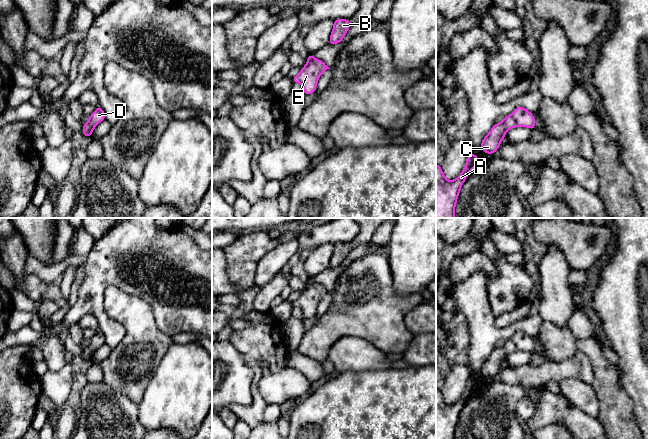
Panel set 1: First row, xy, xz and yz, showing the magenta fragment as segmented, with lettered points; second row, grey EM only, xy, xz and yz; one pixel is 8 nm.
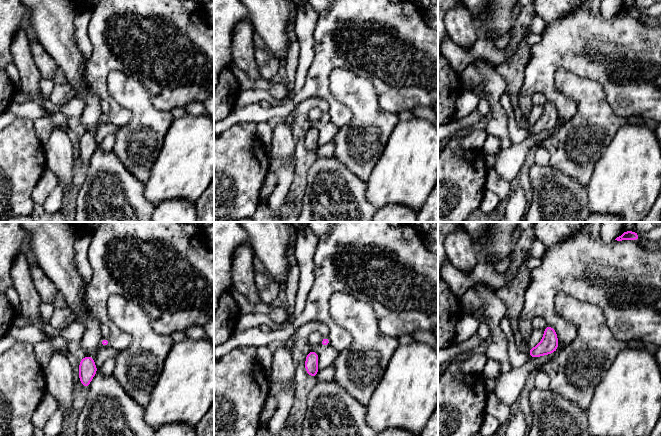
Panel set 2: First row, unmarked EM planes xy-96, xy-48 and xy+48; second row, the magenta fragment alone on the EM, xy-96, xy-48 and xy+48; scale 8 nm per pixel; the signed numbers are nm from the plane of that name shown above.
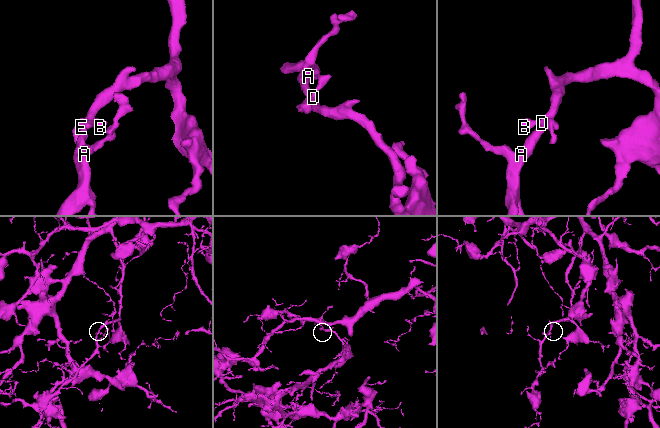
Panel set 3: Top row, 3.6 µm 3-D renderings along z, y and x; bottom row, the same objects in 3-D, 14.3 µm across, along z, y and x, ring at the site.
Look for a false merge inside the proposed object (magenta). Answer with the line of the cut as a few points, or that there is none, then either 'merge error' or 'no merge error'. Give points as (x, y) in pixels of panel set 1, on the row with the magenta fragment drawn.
cut none; no merge error

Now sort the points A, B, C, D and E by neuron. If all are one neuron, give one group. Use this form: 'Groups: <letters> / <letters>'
Groups: A B C D E

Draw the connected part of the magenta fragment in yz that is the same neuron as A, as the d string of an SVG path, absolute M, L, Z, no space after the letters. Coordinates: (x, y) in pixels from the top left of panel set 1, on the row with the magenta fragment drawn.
M469 152L461 174L455 180L447 180L436 163L436 218L455 218L455 206L460 189L469 173L479 164L479 158Z

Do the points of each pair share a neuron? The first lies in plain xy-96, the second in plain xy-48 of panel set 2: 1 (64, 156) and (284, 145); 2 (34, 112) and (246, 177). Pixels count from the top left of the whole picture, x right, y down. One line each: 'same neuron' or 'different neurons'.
1: same neuron
2: different neurons

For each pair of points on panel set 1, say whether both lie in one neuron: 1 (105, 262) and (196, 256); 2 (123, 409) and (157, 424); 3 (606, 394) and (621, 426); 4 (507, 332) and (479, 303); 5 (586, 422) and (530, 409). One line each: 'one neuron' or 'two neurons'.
1: one neuron
2: two neurons
3: one neuron
4: one neuron
5: two neurons

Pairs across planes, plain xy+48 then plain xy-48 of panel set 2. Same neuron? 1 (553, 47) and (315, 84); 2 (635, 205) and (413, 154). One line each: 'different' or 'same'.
1: same
2: same

